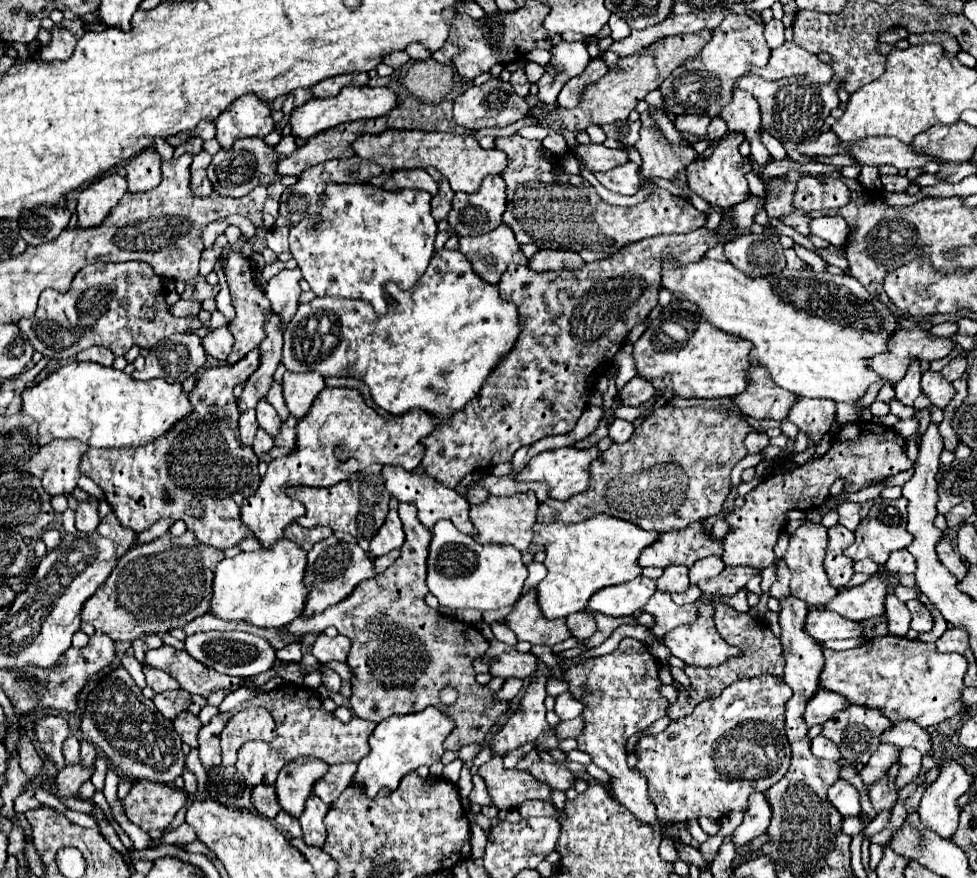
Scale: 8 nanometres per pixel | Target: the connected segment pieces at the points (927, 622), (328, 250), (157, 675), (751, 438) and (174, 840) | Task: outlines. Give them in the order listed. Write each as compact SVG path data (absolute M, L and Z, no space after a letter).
M910 600L906 606L908 606L910 614L912 614L910 628L916 630L918 634L920 634L920 632L928 632L928 630L932 628L932 624L934 624L934 618L932 618L930 610L928 610L920 600Z
M334 184L322 196L322 210L314 216L300 220L290 230L290 252L302 270L302 278L310 284L316 296L342 296L366 300L374 312L384 316L388 304L384 298L384 284L395 282L408 290L426 272L434 254L434 238L438 234L436 220L430 214L432 196L424 190L386 192L372 184Z
M142 668L144 676L146 676L146 684L158 694L158 692L164 692L164 690L176 690L178 688L178 682L168 676L166 672L162 670L156 670L156 668Z
M750 432L744 440L744 446L748 448L748 452L756 454L756 452L762 452L768 446L768 442L770 442L770 438L764 432Z
M183 823L176 830L164 832L162 838L159 840L150 840L150 848L156 848L156 846L160 846L161 844L188 844L194 842L194 840L196 840L196 834L192 832L192 828L188 824Z

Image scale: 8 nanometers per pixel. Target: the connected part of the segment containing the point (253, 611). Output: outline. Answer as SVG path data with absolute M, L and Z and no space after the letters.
M280 540L270 550L240 552L234 558L224 558L214 570L214 594L210 600L210 614L226 622L242 620L246 624L260 626L260 628L282 628L302 614L304 600L308 594L308 590L302 584L304 568L306 568L306 552L290 540Z

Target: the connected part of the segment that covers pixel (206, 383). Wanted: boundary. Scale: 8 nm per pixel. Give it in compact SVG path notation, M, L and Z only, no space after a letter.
M252 350L236 364L204 370L190 392L192 412L168 436L160 436L144 448L90 448L82 456L80 472L104 490L124 528L142 532L162 518L184 520L196 540L218 550L234 548L250 536L240 522L240 506L260 486L258 456L236 436L240 412L232 390L236 384L244 384L256 368L258 350Z

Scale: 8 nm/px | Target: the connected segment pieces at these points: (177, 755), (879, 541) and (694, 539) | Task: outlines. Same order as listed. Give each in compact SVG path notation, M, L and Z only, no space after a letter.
M122 664L104 674L88 694L80 718L80 732L84 740L102 748L116 774L124 780L156 780L160 784L168 784L184 770L182 740L172 722L156 712L152 700L142 696L142 690L134 684Z
M898 498L898 500L880 500L876 502L868 516L858 524L854 536L854 544L850 544L844 554L852 560L872 560L876 564L884 564L890 556L890 552L894 550L902 550L906 548L910 542L912 542L912 534L906 530L906 500L904 498Z
M696 522L680 532L662 534L656 544L650 544L644 554L640 554L640 568L658 566L666 568L670 564L692 566L700 558L722 554L722 542L712 540L710 532L702 530L702 522Z

